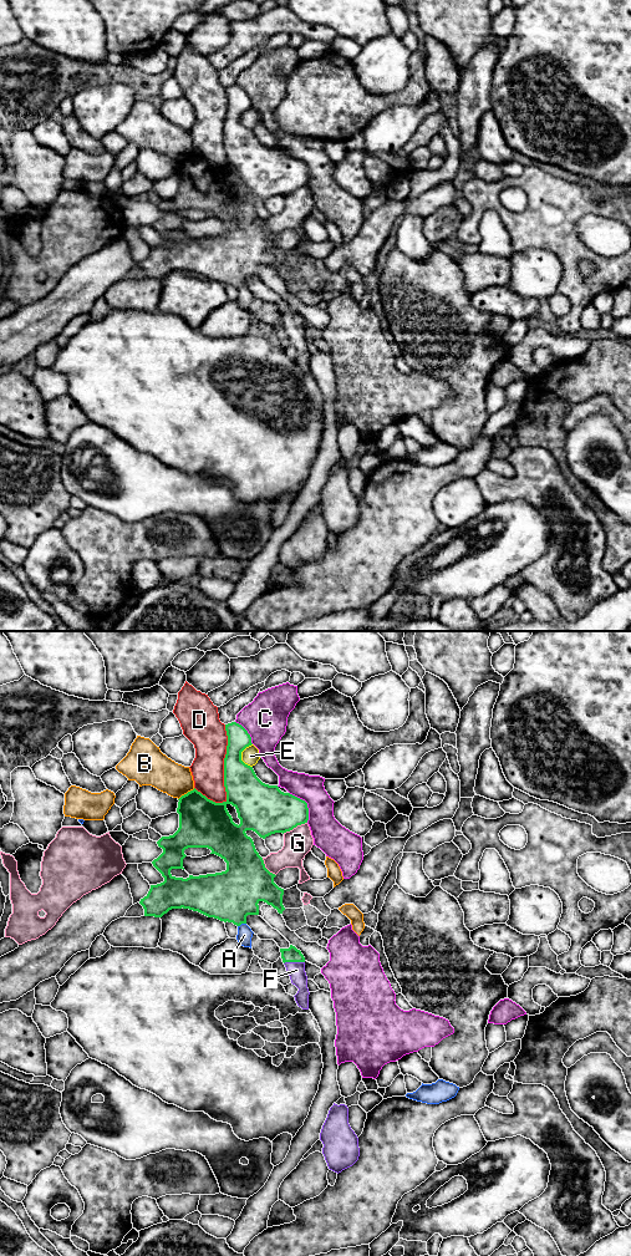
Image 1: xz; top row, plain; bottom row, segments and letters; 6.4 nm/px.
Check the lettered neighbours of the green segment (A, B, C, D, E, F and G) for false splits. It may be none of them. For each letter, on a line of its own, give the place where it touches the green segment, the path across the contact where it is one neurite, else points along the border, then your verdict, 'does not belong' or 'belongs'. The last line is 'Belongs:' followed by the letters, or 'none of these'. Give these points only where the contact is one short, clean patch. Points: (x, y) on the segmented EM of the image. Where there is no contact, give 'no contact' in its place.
A: meets green in xz at (242, 923); does not belong
B: meets green in xz at (187, 793); does not belong
C: meets green in xz at (306, 804); does not belong
D: meets green in xz at (224, 767); does not belong
E: meets green in xz at (240, 756); does not belong
F: meets green in xz at (294, 961); runs through xz (289, 955), (294, 961), (296, 970); belongs
G: meets green in xz at (294, 827); does not belong
Belongs: F

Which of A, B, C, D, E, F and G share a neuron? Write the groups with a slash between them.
A / B / C / D / E / F / G

